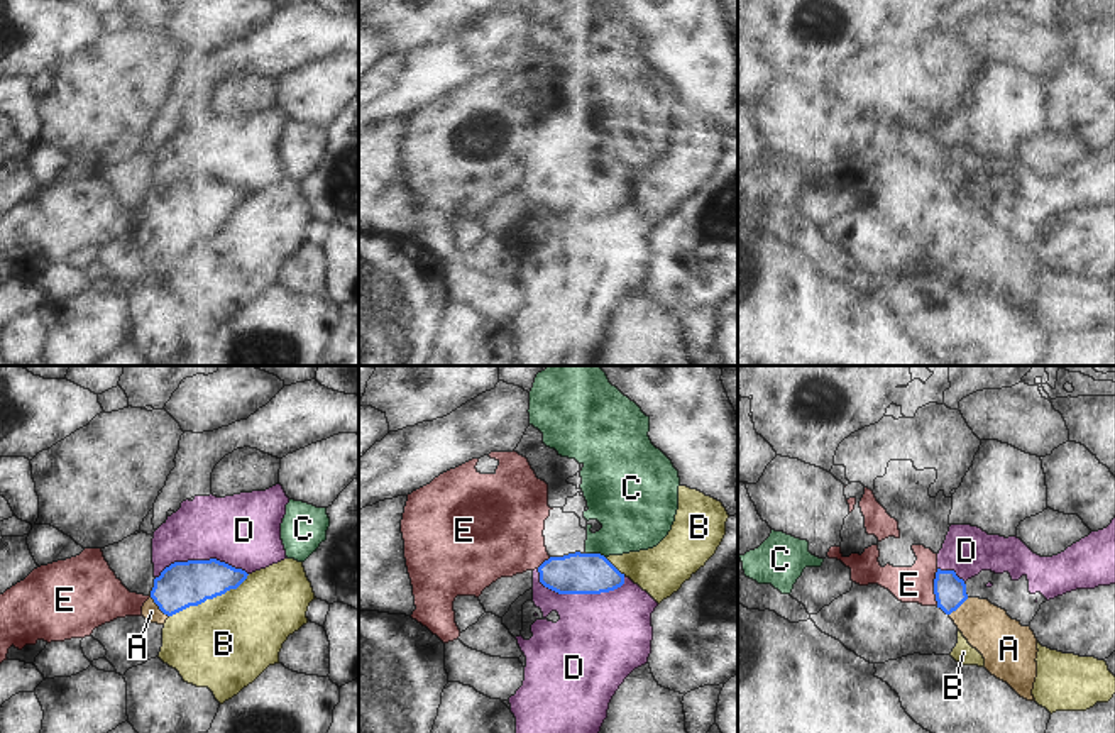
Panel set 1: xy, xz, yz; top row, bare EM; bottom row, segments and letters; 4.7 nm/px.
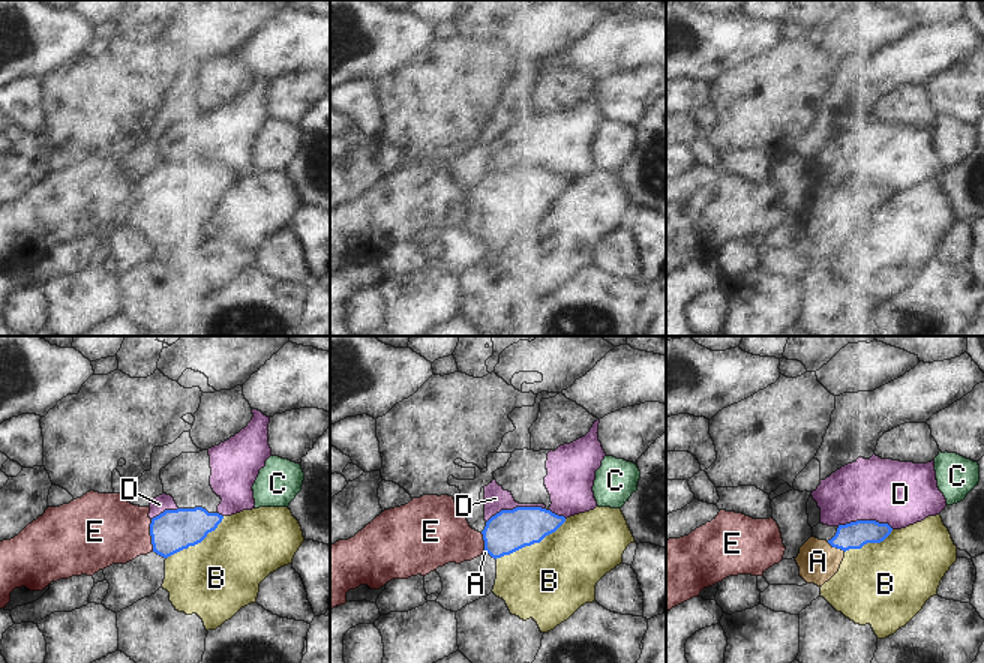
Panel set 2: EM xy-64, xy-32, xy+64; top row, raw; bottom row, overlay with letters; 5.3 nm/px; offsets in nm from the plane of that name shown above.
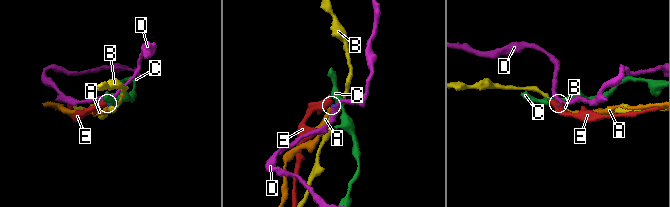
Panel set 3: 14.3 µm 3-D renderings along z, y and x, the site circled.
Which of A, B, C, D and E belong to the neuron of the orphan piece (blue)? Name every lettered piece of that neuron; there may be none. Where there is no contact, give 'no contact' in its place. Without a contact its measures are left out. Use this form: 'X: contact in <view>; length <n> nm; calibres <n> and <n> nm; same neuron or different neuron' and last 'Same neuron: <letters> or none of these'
A: contact in xy; length 130 nm; calibres 220 and 90 nm; same neuron
B: contact in xy; length 440 nm; calibres 220 and 440 nm; different neuron
C: contact in xz; length 100 nm; calibres 190 and 320 nm; different neuron
D: contact in xz; length 420 nm; calibres 190 and 420 nm; different neuron
E: contact in yz; length 180 nm; calibres 150 and 180 nm; different neuron
Same neuron: A

